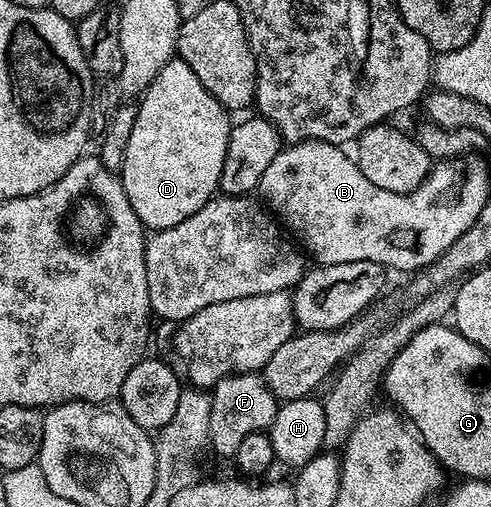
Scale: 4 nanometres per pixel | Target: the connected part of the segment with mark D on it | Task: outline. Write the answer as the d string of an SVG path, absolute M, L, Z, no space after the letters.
M173 59L170 63L166 63L166 67L162 67L162 71L156 76L154 83L150 83L150 87L144 90L136 105L134 131L130 131L130 143L126 143L124 167L119 170L118 176L124 183L126 199L130 199L130 207L134 207L134 215L138 215L138 219L144 224L145 230L155 231L166 227L174 227L178 223L182 223L182 219L190 219L190 215L194 215L194 211L198 211L204 204L212 200L214 194L220 188L222 163L226 159L226 151L228 150L230 120L228 121L227 116L229 117L229 114L224 106L216 102L214 95L210 95L210 91L206 91L206 87L202 87L198 75L194 75L194 71L190 71L190 67L185 61L179 59Z

